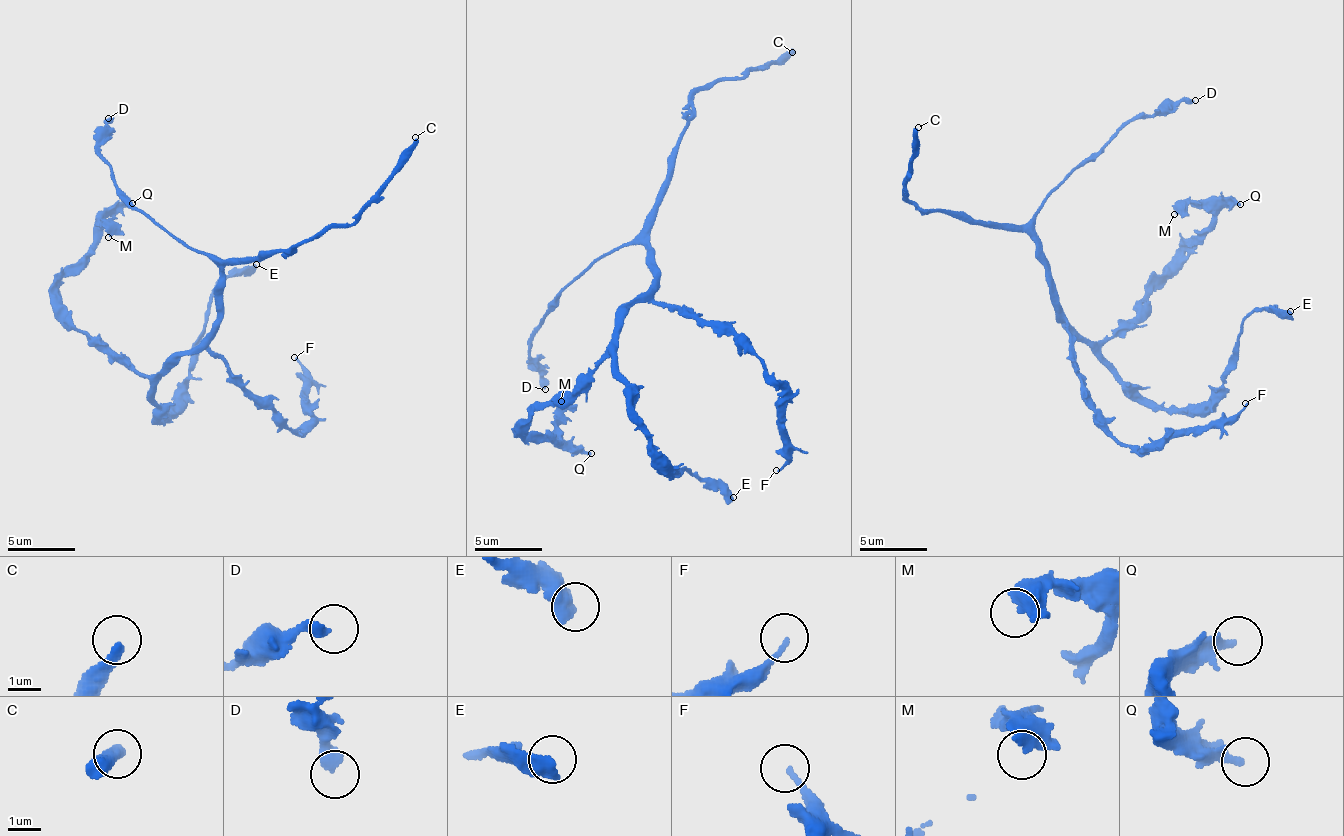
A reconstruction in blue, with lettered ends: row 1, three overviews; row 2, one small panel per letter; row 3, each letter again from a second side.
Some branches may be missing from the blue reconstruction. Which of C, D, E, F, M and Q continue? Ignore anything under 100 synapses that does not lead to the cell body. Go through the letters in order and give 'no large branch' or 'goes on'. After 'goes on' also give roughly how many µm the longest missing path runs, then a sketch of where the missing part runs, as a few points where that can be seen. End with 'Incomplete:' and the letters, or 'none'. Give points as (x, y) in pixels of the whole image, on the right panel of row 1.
C: goes on; about 70 µm are missing
D: no large branch
E: no large branch
F: no large branch
M: no large branch
Q: no large branch
Incomplete: C

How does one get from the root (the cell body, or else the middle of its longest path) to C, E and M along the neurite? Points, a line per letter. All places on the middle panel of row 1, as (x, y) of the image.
C: (648, 289), (655, 278), (646, 244), (685, 112), (699, 91), (792, 52)
E: (648, 289), (629, 310), (614, 345), (628, 406), (653, 459), (672, 470), (684, 467), (733, 497)
M: (648, 289), (607, 344), (597, 371), (530, 411), (523, 437), (540, 434), (553, 444), (566, 411), (561, 401)

